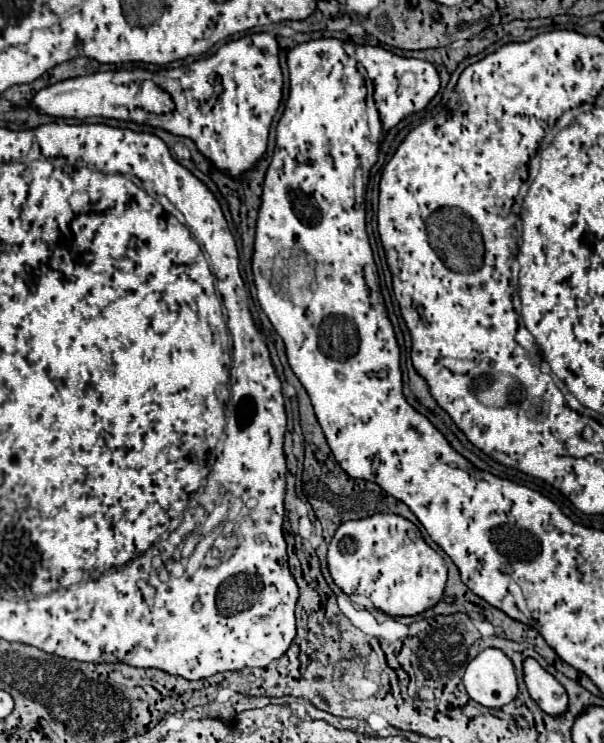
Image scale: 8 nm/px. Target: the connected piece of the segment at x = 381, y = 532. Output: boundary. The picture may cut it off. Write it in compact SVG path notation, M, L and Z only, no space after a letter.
M374 514L364 520L350 520L344 522L330 546L328 546L328 570L332 574L334 584L344 592L344 594L362 594L372 600L374 608L384 612L386 616L392 618L402 618L402 616L416 616L422 614L430 608L434 608L444 594L446 588L446 566L442 556L432 550L420 530L406 518L396 516L396 514Z

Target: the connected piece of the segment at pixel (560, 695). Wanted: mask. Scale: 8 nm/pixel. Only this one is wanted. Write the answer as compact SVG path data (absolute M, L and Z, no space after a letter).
M524 660L524 682L532 700L550 716L562 716L568 710L568 696L560 682L548 674L536 660Z

